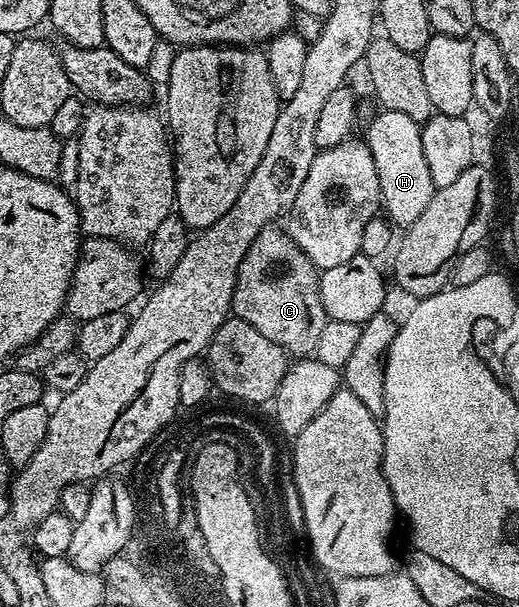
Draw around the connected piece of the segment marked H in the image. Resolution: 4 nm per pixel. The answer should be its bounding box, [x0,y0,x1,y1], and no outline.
[366,110,437,226]

